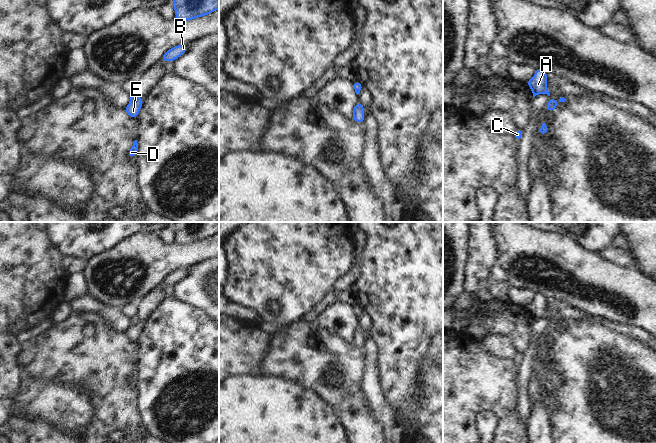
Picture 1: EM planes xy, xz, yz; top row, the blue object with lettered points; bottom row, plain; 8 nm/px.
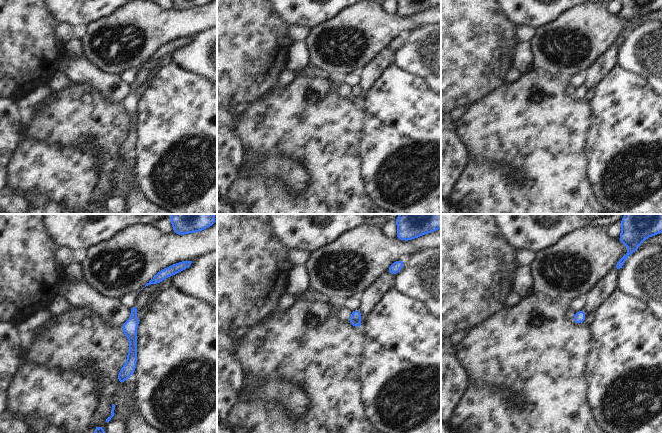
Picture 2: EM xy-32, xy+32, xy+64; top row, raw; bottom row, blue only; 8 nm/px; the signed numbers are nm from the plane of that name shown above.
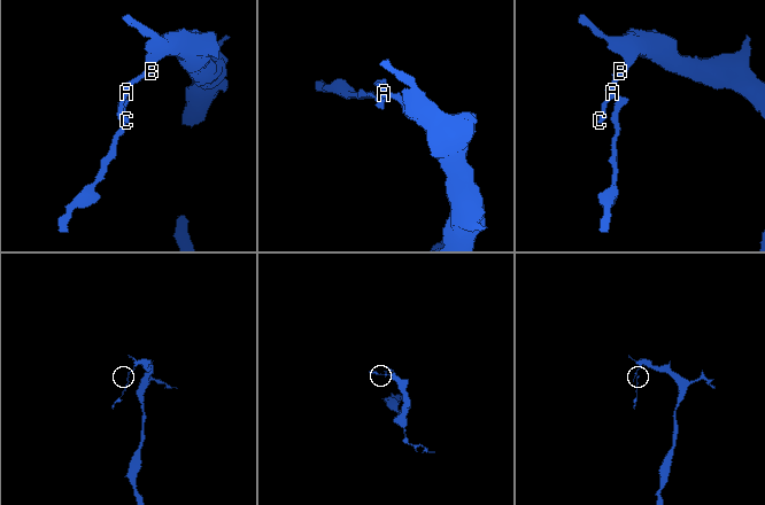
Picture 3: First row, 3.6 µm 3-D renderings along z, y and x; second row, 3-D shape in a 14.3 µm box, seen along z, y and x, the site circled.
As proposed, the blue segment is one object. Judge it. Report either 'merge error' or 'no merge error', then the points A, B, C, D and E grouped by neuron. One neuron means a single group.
merge error; A B C / D E

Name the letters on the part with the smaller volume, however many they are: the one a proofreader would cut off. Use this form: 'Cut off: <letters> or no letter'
Cut off: D, E

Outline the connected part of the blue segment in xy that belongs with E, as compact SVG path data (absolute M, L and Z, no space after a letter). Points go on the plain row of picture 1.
M139 322L135 326L129 327L125 332L125 336L132 342L137 343L140 333L143 330L144 324Z

